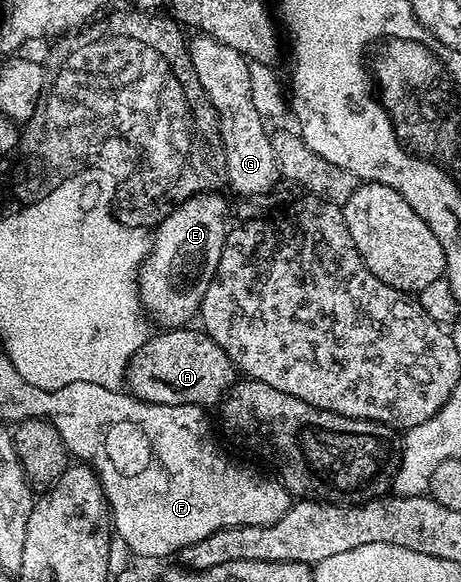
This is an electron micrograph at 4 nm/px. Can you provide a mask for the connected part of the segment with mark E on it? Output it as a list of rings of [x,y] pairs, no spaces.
[[[217,191],[201,192],[196,196],[187,198],[182,203],[173,207],[167,213],[162,223],[158,225],[157,243],[154,249],[142,260],[138,267],[138,303],[141,304],[143,313],[151,321],[154,320],[163,329],[181,328],[191,323],[190,319],[199,315],[202,306],[202,295],[216,266],[220,260],[220,250],[226,241],[228,231],[227,213],[222,208],[223,197]]]

